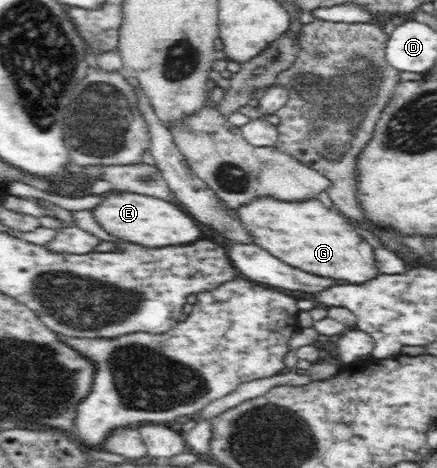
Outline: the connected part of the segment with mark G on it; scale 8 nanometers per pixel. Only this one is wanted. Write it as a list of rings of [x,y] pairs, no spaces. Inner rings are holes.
[[[258,197],[232,210],[252,236],[252,243],[296,269],[319,277],[347,280],[350,284],[366,284],[380,275],[374,266],[374,248],[354,231],[339,211],[324,206],[316,198],[279,201]]]

